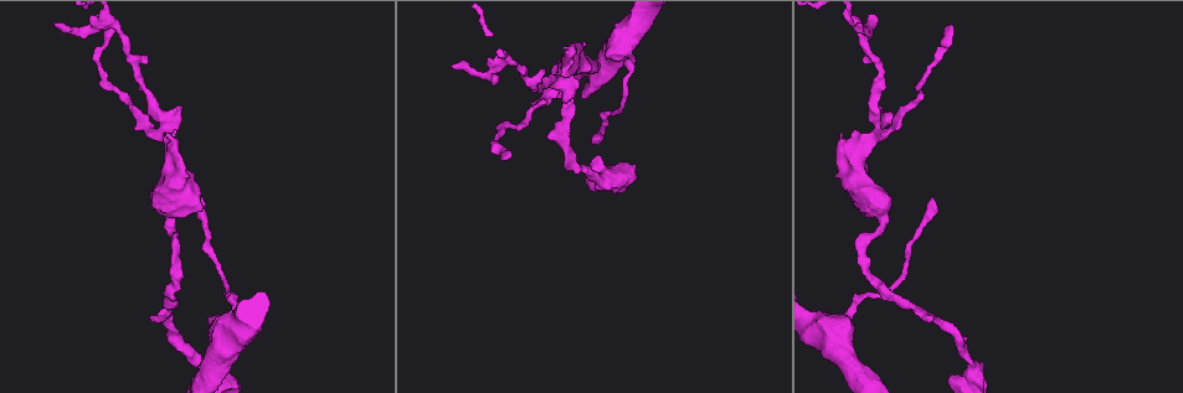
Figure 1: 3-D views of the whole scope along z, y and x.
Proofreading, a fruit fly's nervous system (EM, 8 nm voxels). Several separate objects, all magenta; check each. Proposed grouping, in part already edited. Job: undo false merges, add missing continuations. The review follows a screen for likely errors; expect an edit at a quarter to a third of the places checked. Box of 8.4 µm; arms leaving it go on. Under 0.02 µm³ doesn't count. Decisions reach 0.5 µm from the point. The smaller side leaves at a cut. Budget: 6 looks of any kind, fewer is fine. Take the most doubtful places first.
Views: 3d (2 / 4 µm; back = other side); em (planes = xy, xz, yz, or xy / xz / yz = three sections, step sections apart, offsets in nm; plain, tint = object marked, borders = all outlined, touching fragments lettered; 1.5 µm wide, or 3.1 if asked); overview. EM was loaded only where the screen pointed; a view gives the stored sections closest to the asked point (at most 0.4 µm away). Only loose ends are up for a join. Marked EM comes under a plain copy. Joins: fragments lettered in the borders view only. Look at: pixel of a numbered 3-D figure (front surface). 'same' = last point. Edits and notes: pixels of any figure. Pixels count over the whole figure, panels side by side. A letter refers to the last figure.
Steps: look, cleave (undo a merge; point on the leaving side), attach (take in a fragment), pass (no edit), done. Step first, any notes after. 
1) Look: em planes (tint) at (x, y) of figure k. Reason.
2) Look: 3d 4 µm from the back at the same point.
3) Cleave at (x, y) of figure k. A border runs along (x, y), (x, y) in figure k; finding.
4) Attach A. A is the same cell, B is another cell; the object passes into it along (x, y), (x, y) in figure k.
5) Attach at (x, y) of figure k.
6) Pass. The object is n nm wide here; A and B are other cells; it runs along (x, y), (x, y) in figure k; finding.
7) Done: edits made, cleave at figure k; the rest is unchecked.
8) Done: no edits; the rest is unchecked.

Look: 3d 4 µm at (630, 49) of figure 1. Thick turns thin.

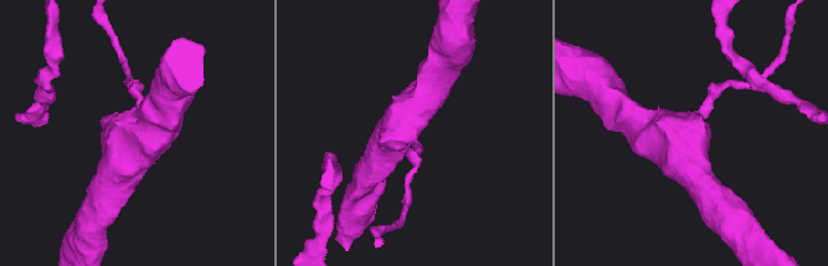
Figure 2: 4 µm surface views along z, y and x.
Look: em 3.1 µm xy step 16 (tint) at (410, 133) of figure 2. 3 arms meet here.

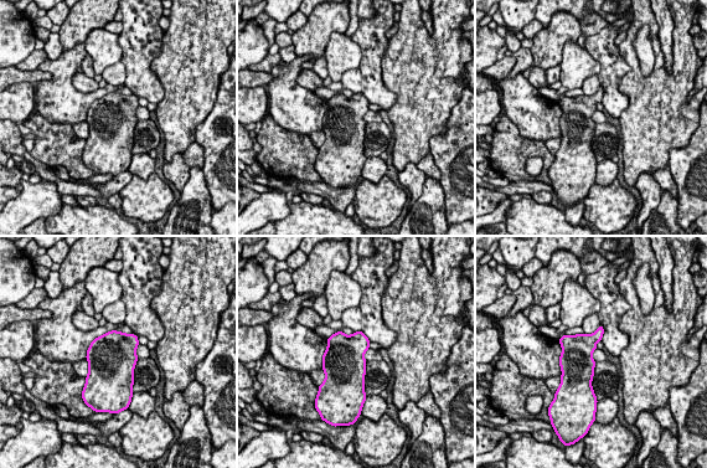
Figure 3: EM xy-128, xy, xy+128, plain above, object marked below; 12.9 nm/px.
Look: em 3.1 µm planes (borders) at the same point. Cut it another way.

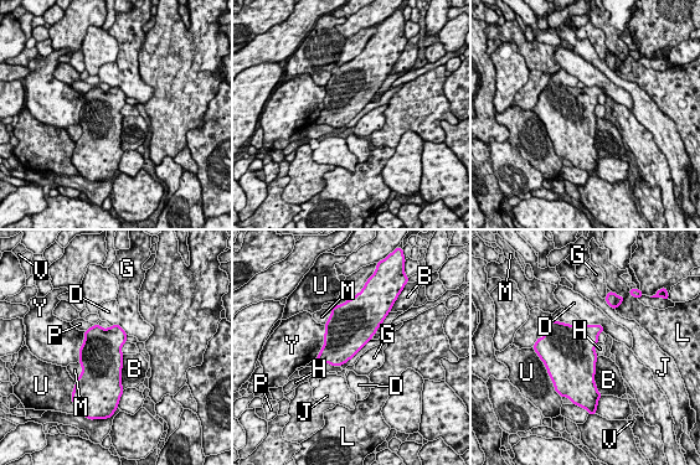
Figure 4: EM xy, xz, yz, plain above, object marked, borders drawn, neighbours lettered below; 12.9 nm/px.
Pass. The longest contact is with Y, 480 nm; B, D, G, H, J, L, M, P, U, V and Y are other cells; one neuron here.

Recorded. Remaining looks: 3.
Look: em xy step 8 (tint) at (172, 213) of figure 1. Abrupt turn.

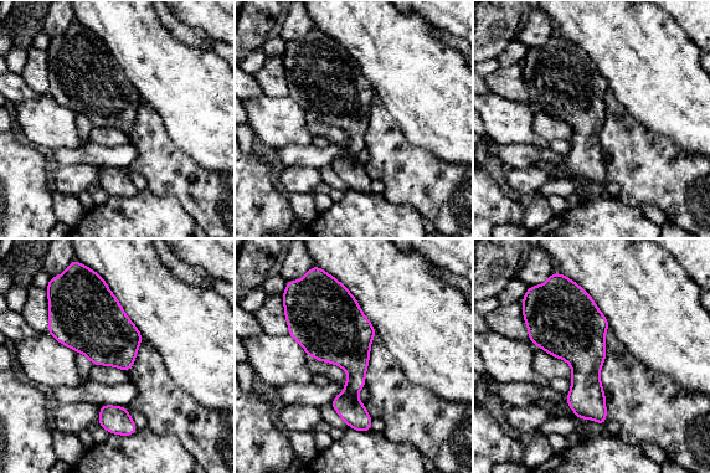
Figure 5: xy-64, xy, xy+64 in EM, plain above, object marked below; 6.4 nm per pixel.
Look: em planes (borders) at the same point.

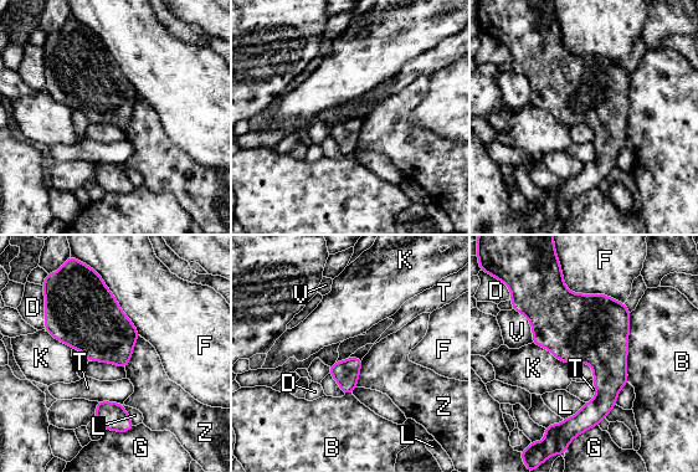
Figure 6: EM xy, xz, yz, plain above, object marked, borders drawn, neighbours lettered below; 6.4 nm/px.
Pass. The object is 380 nm wide here; B, D, F, G, K, L, T, V and Z are other cells; a border runs along (139, 335), (131, 360), (124, 367) in figure 6; continuous, no second neuron.

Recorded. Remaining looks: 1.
Done: no edits; the rest is unchecked.

